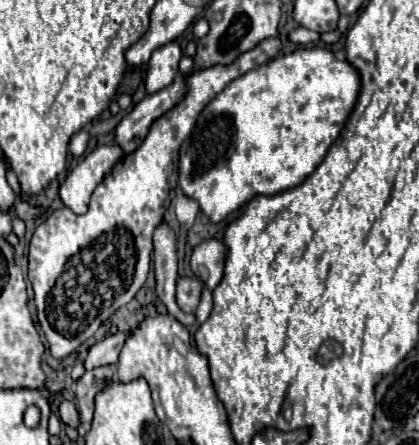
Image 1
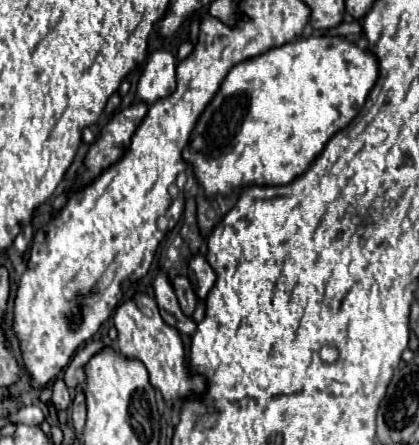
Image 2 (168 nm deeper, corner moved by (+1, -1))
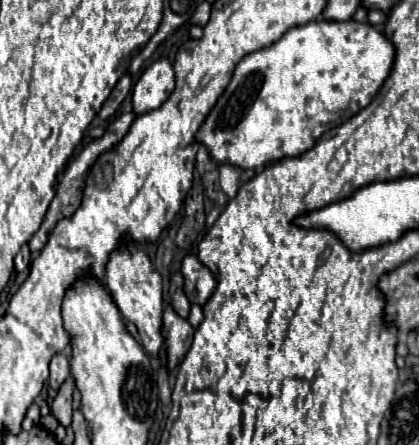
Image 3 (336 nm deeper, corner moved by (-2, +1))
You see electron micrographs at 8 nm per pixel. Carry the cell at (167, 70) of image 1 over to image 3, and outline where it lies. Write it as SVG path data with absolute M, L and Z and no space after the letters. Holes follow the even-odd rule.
M162 57L154 61L138 79L134 93L132 93L132 103L134 103L134 113L148 113L152 109L158 109L174 91L176 79L174 79L174 69L172 63Z

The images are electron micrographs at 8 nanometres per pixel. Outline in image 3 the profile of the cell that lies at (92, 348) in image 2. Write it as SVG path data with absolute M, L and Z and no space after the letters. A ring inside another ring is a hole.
M72 379L64 381L64 385L60 387L60 391L52 403L52 413L58 419L58 423L64 427L70 427L70 423L72 423L72 389L74 389Z

